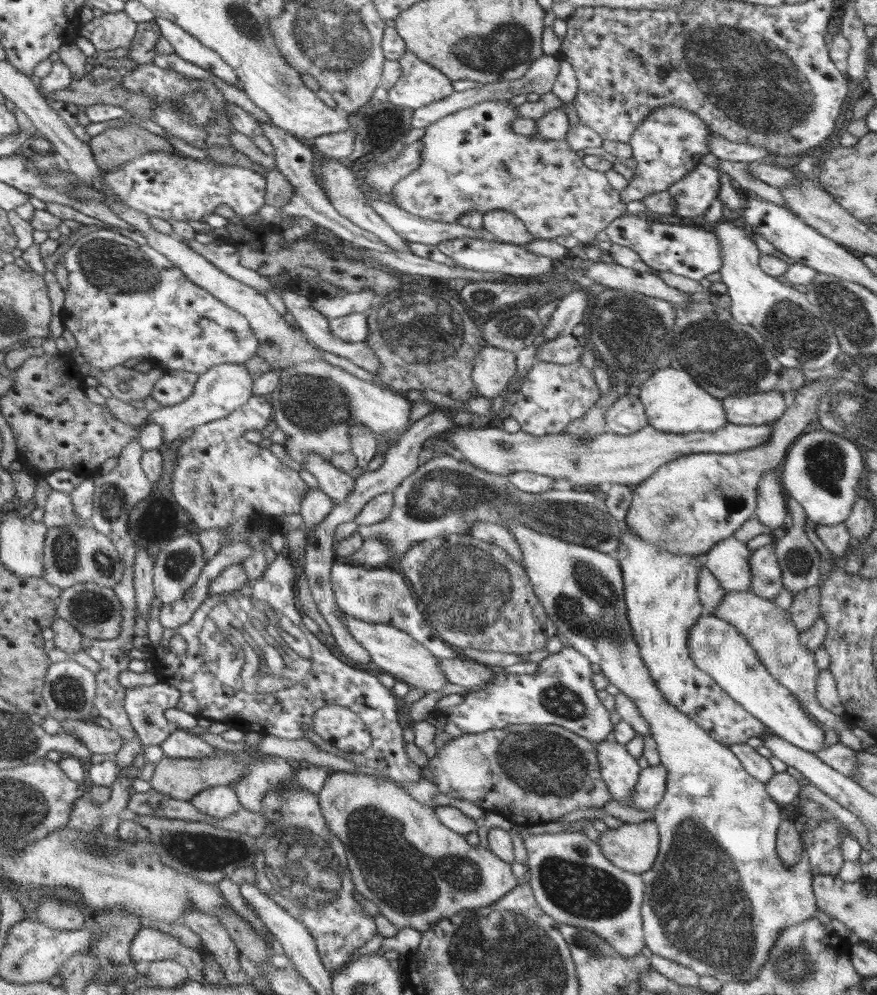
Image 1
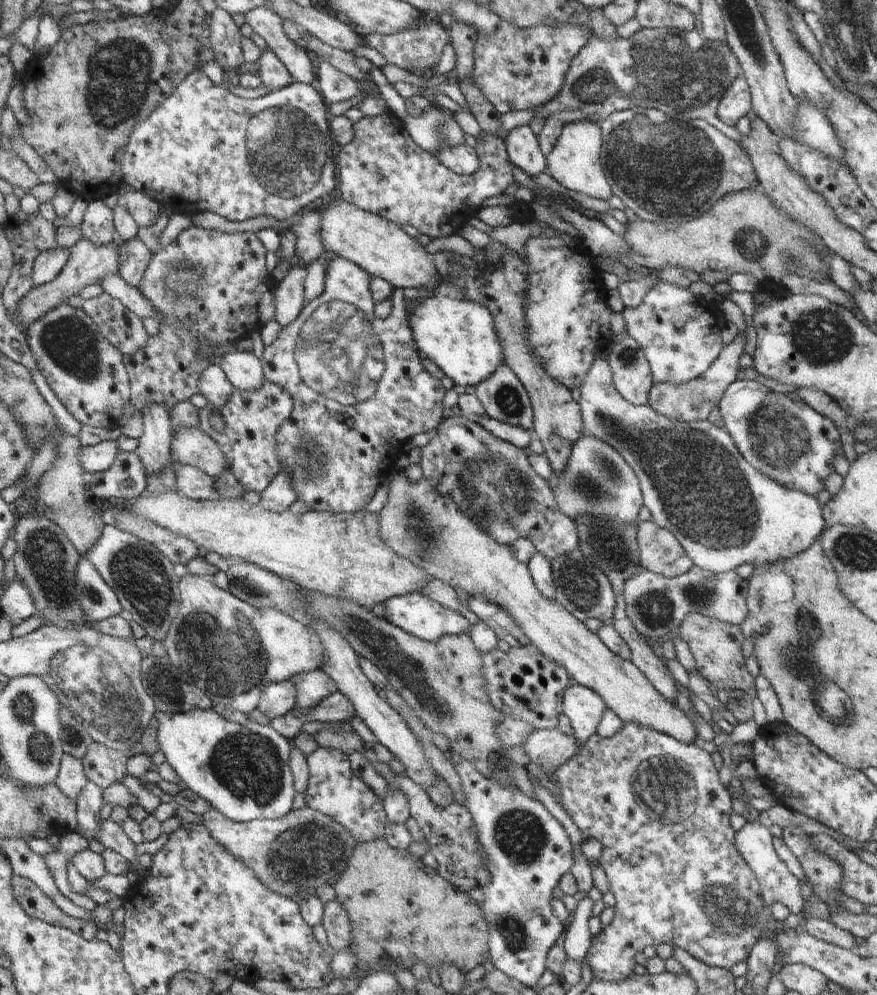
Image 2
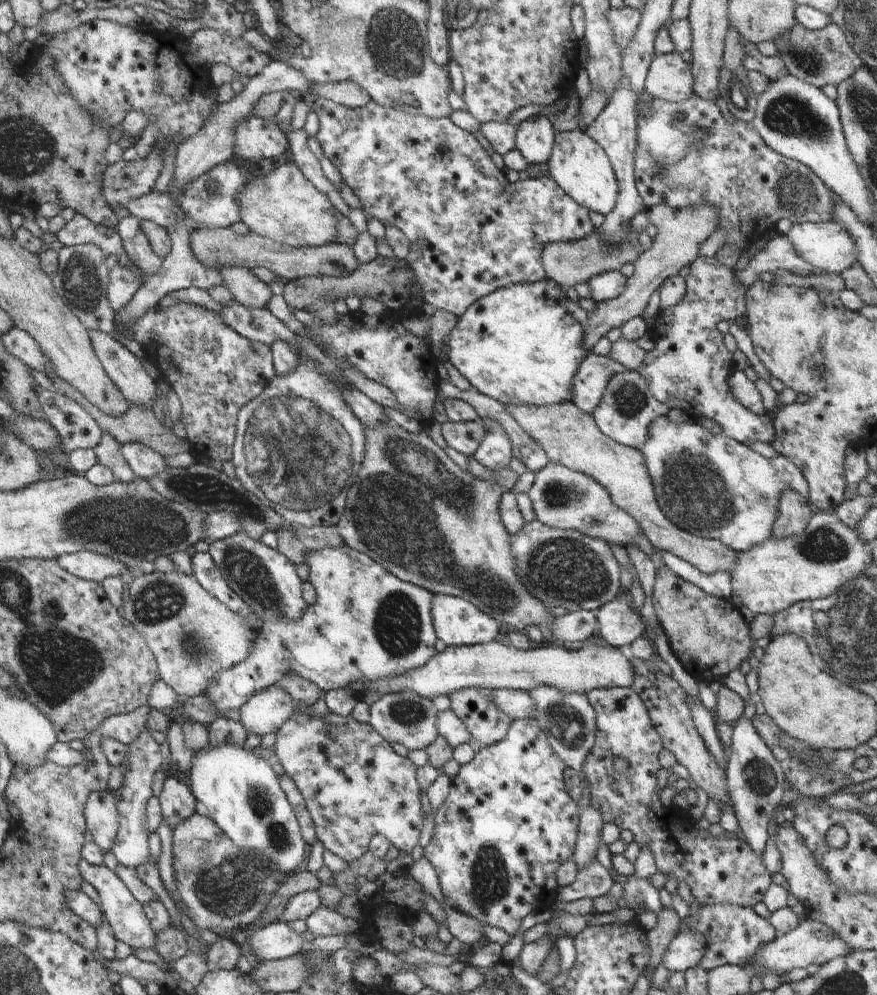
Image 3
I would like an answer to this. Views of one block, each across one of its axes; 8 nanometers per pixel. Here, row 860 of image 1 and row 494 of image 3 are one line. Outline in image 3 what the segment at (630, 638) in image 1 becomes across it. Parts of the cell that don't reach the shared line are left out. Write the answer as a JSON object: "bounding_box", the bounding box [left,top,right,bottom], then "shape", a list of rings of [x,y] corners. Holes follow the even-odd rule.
{"bounding_box":[638,415,809,553],"shape":[[[667,415],[659,416],[650,424],[648,438],[638,450],[644,457],[664,516],[683,531],[703,539],[719,540],[737,553],[750,550],[771,536],[783,491],[793,490],[806,500],[809,498],[807,480],[785,456],[764,457],[725,434],[710,433],[700,424],[673,423]]]}

